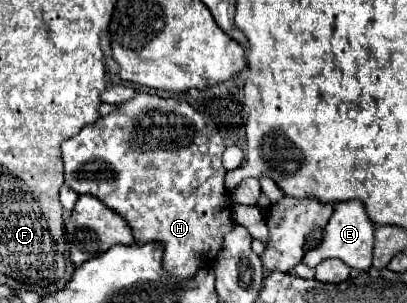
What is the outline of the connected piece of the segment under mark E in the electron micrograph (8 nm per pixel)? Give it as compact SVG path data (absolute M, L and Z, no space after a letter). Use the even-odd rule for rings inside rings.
M355 200L337 202L335 212L323 232L323 242L315 250L309 250L303 258L303 262L307 262L307 266L315 268L325 258L339 258L355 270L367 270L367 268L371 268L373 244L375 244L375 224L367 218L365 206Z

